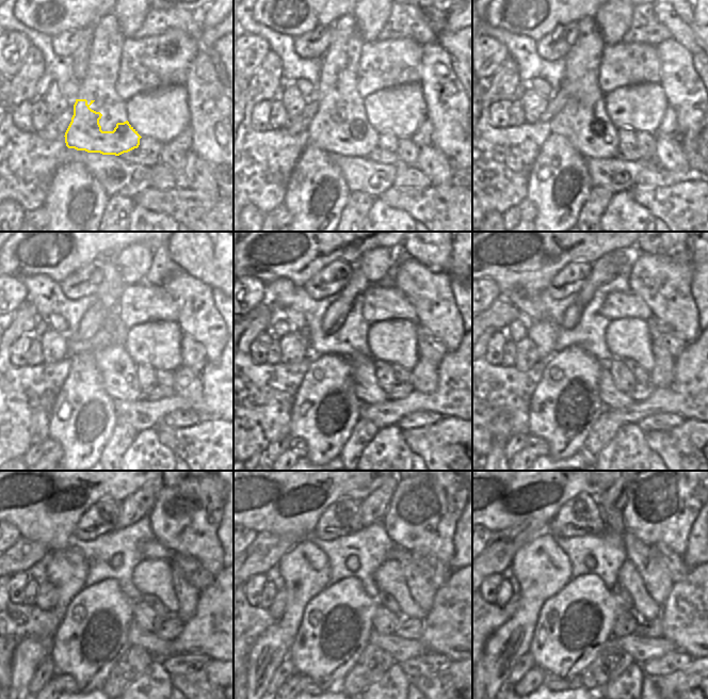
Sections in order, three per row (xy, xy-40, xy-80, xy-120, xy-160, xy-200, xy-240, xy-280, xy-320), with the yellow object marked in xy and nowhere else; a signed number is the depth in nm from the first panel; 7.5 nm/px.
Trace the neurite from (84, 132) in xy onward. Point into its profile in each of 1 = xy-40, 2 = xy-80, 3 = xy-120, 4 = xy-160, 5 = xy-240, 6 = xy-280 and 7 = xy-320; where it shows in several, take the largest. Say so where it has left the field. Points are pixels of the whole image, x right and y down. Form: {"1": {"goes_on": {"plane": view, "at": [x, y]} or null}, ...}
{"1": {"goes_on": {"plane": "xy-40", "at": [328, 130]}}, "2": {"goes_on": {"plane": "xy-80", "at": [594, 139]}}, "3": {"goes_on": {"plane": "xy-120", "at": [119, 377]}}, "4": {"goes_on": {"plane": "xy-160", "at": [365, 383]}}, "5": {"goes_on": {"plane": "xy-240", "at": [158, 648]}}, "6": {"goes_on": {"plane": "xy-280", "at": [401, 650]}}, "7": {"goes_on": {"plane": "xy-320", "at": [642, 649]}}}

